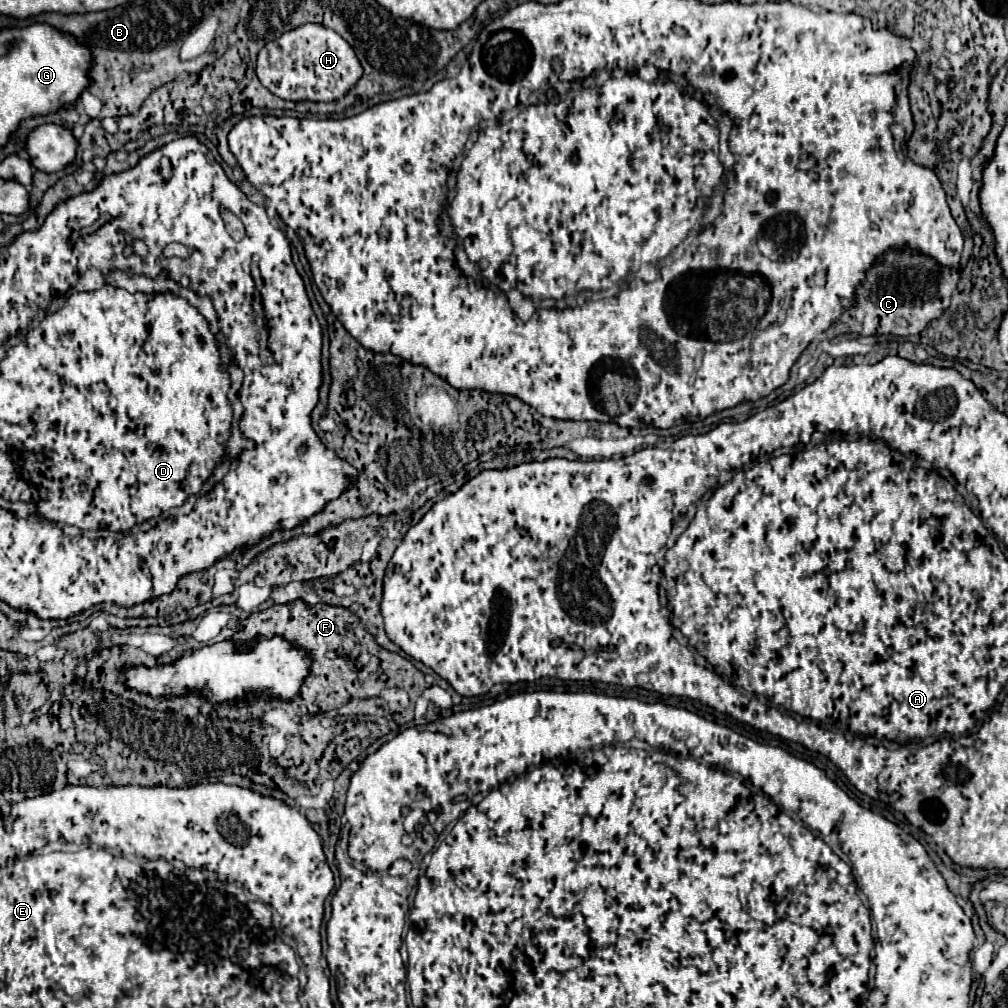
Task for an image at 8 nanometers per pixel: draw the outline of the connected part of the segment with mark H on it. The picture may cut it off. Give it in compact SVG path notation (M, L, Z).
M306 23L282 33L260 49L256 75L266 89L286 101L336 101L356 85L362 69L354 49L336 31L318 23Z

